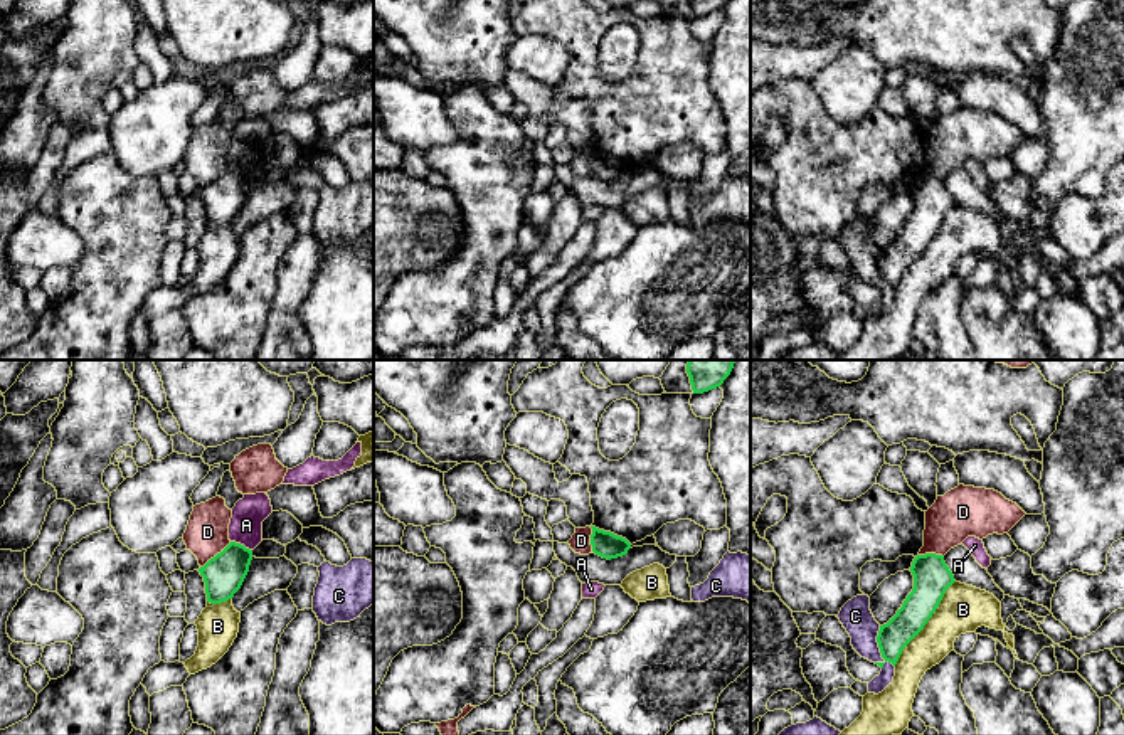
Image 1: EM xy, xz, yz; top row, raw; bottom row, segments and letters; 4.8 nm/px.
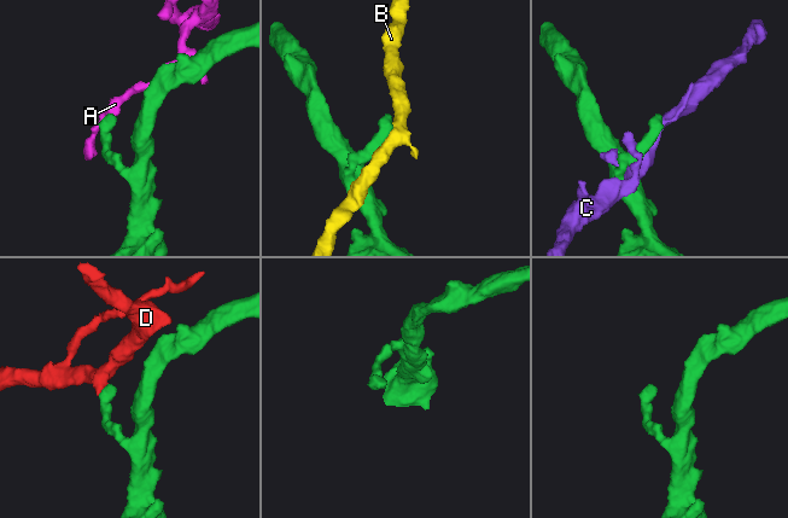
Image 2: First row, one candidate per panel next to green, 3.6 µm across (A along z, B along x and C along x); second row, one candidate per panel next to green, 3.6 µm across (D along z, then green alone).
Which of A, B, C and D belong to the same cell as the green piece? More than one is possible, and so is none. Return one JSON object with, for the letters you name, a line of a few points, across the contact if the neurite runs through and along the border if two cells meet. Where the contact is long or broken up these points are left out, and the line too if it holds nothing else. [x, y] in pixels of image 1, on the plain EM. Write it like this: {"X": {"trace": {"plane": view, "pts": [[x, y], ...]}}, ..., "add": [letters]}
{"add": []}

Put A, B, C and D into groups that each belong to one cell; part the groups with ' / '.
A / B / C / D

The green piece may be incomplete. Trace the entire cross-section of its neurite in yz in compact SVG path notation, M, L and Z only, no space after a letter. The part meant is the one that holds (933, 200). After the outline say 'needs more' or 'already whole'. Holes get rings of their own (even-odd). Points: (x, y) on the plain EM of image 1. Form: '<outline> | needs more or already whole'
M917 178L912 185L914 212L897 237L880 249L877 266L882 281L893 289L904 271L924 252L946 214L956 205L942 178Z | already whole

